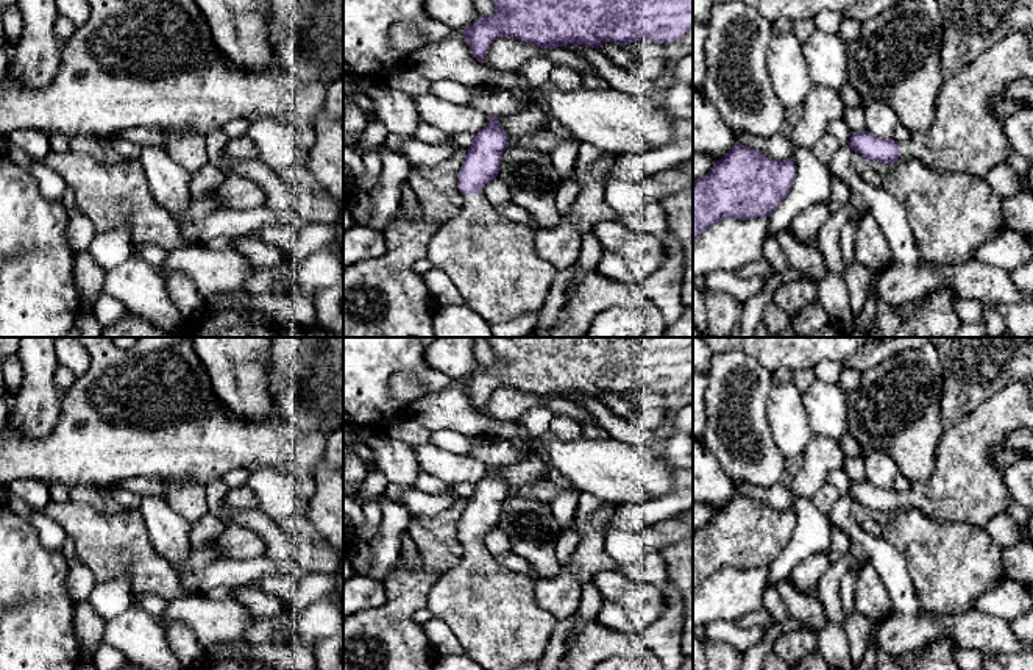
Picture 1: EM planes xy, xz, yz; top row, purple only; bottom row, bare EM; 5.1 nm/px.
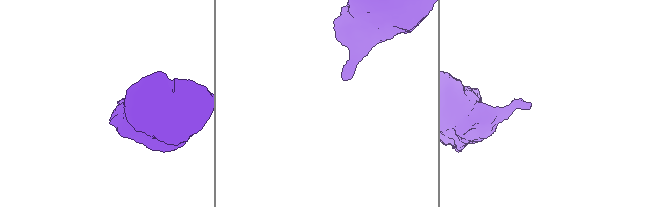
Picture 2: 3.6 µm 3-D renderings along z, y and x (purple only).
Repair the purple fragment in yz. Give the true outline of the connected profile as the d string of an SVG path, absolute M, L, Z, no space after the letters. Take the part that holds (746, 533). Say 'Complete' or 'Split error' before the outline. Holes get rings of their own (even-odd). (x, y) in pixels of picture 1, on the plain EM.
Complete. M737 492L707 525L693 529L693 589L727 567L771 567L794 529L793 508L776 511Z

